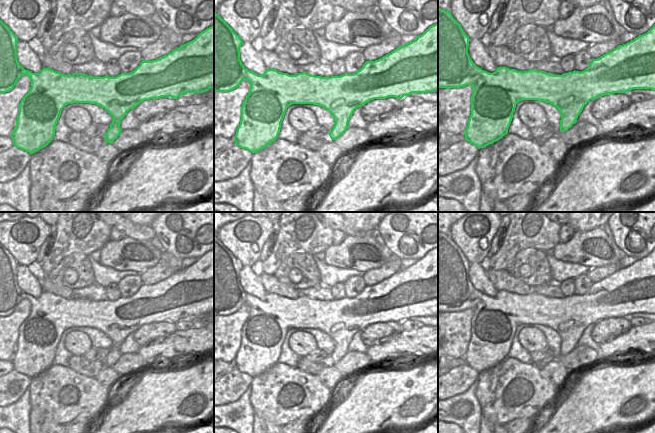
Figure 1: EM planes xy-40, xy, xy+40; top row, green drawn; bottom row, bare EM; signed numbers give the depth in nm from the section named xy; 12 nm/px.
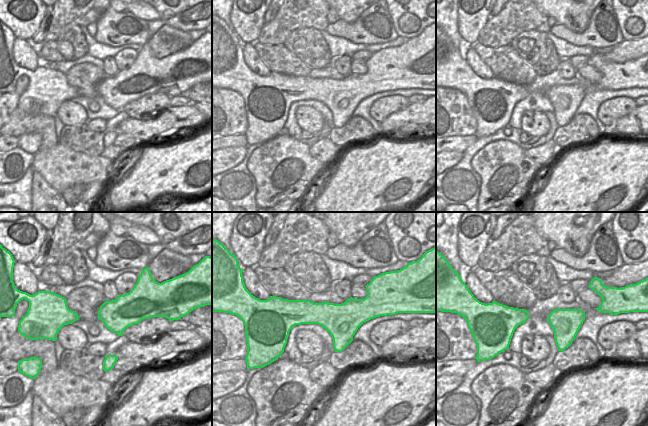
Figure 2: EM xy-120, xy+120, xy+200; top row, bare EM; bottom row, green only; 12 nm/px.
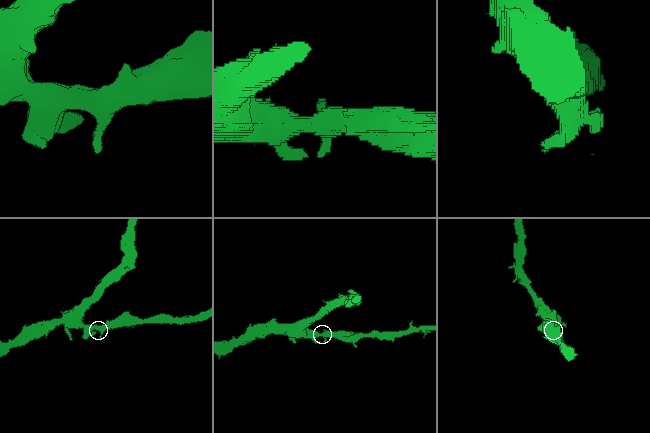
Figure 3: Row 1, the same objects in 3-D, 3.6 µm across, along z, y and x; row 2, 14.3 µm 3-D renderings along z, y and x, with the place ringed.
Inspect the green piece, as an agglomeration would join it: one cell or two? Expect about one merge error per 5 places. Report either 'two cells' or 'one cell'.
one cell

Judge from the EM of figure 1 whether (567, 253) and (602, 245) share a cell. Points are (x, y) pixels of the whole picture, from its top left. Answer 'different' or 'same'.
same

